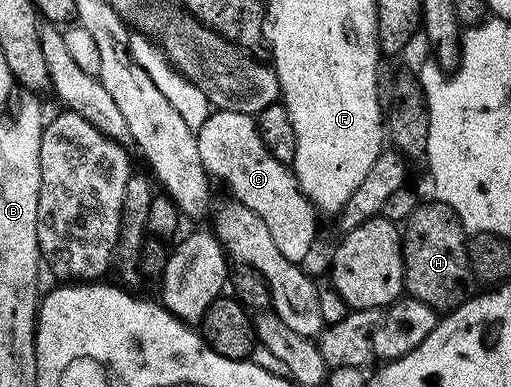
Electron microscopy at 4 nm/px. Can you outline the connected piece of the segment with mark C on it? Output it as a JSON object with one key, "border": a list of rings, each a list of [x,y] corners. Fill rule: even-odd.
{"border":[[[215,109],[206,117],[204,124],[196,133],[200,160],[211,179],[218,181],[219,178],[220,181],[226,182],[227,188],[234,193],[233,201],[244,204],[252,212],[256,212],[256,216],[260,216],[264,224],[268,224],[268,232],[272,232],[272,240],[276,240],[276,248],[280,248],[280,252],[284,252],[288,260],[299,264],[305,263],[305,258],[309,256],[310,249],[314,246],[314,233],[318,230],[319,215],[316,213],[314,203],[300,188],[293,169],[287,163],[276,160],[276,156],[272,156],[268,148],[264,148],[264,140],[260,140],[257,121],[249,114]]]}

